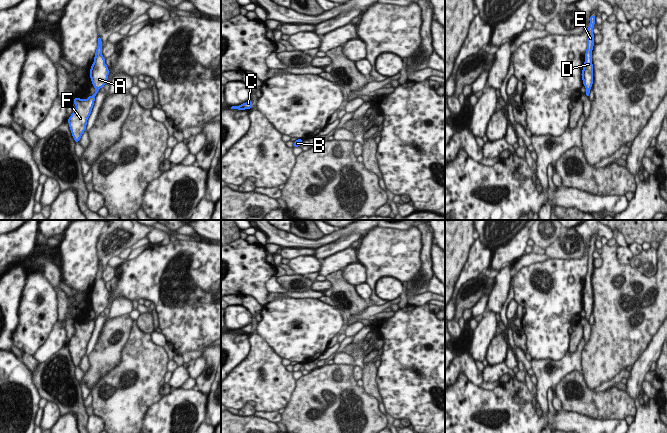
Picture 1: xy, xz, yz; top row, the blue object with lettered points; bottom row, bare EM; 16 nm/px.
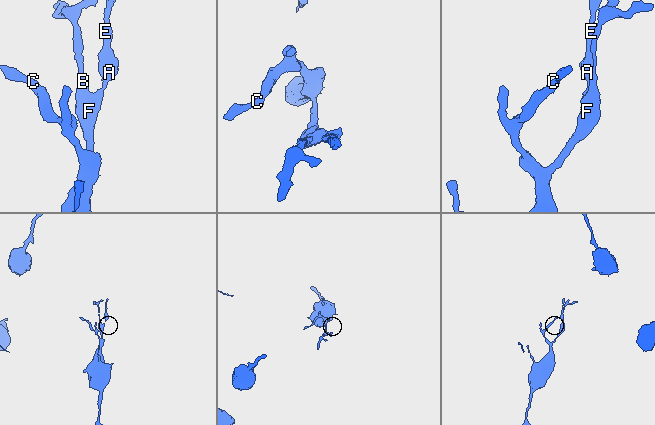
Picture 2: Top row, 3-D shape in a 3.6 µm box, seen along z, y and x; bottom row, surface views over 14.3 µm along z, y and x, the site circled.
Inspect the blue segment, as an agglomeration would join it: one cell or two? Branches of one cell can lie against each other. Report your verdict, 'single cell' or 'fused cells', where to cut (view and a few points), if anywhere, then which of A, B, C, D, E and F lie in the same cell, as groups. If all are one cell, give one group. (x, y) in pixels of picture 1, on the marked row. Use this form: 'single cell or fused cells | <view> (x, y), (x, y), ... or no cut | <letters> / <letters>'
single cell | no cut | A B C D E F

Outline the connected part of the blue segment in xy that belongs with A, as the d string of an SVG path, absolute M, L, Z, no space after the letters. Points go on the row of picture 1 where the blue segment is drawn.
M99 35L94 62L90 68L90 78L93 87L96 89L95 93L92 96L88 96L87 99L73 99L76 108L68 118L68 124L73 139L76 143L80 141L82 134L86 131L87 120L91 114L95 102L95 96L99 92L99 89L105 86L108 80L109 69L105 64L105 58L102 55L102 49L102 40L101 36Z

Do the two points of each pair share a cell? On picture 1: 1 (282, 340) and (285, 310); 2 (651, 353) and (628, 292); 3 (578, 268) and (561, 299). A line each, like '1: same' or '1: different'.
1: same
2: different
3: same

